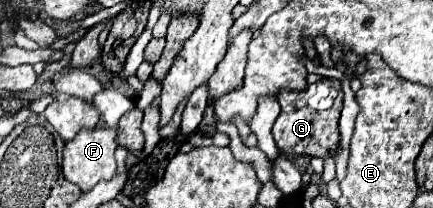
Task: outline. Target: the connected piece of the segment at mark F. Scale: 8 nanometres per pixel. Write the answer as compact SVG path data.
M96 127L94 131L82 129L72 141L66 143L64 147L64 159L62 159L62 175L76 183L82 191L90 191L90 187L94 187L98 181L108 181L116 175L116 159L114 159L114 151L116 151L116 131L108 129L108 127Z

